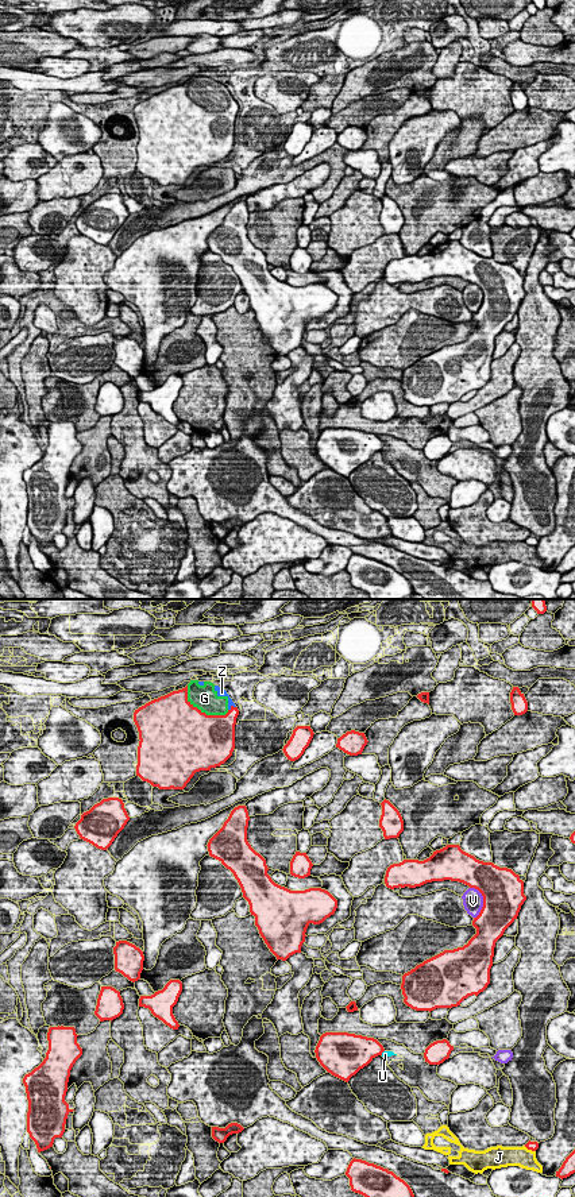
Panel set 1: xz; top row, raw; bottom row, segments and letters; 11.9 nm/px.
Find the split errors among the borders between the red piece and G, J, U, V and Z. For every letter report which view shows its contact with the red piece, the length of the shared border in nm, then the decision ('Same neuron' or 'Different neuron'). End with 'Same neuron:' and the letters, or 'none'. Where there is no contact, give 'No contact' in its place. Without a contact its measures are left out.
G: Touches red in xz. Shared border 600 nm. Same neuron
J: Touches red in xz. Shared border 160 nm. Different neuron
U: Touches red in xz. Shared border 70 nm. Different neuron
V: Touches red in xz. Shared border 380 nm. Different neuron
Z: Touches red in xz. Shared border 110 nm. Same neuron
Same neuron: G, Z

